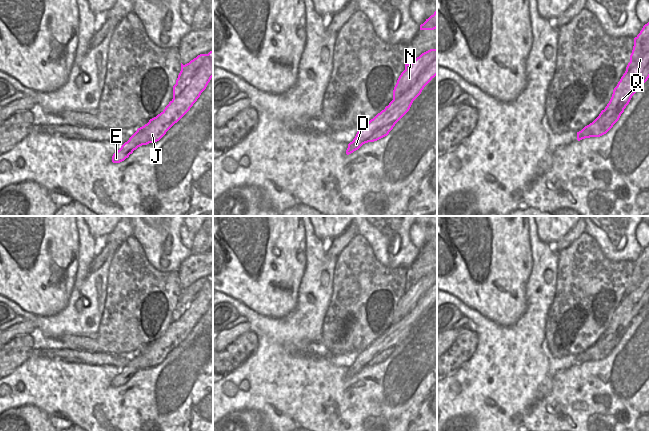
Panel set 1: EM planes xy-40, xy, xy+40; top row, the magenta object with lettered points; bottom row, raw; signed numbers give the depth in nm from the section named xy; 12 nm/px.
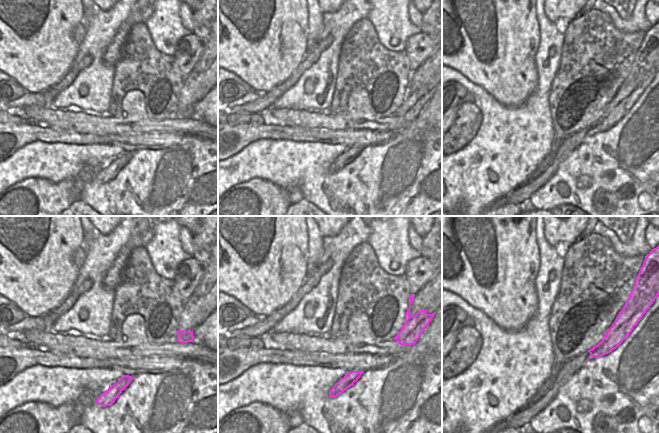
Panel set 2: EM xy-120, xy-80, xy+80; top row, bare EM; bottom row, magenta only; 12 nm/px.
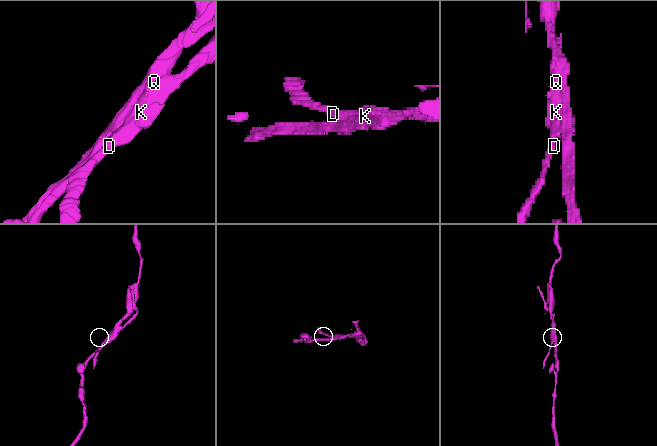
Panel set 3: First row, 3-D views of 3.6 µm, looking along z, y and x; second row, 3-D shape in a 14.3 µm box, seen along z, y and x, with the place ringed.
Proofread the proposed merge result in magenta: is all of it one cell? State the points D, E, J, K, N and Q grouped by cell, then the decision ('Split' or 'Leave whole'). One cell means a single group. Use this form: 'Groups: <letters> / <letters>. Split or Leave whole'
Groups: D E J / K N Q. Split.

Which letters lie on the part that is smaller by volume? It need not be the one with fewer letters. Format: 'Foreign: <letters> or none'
Foreign: D, E, J.

